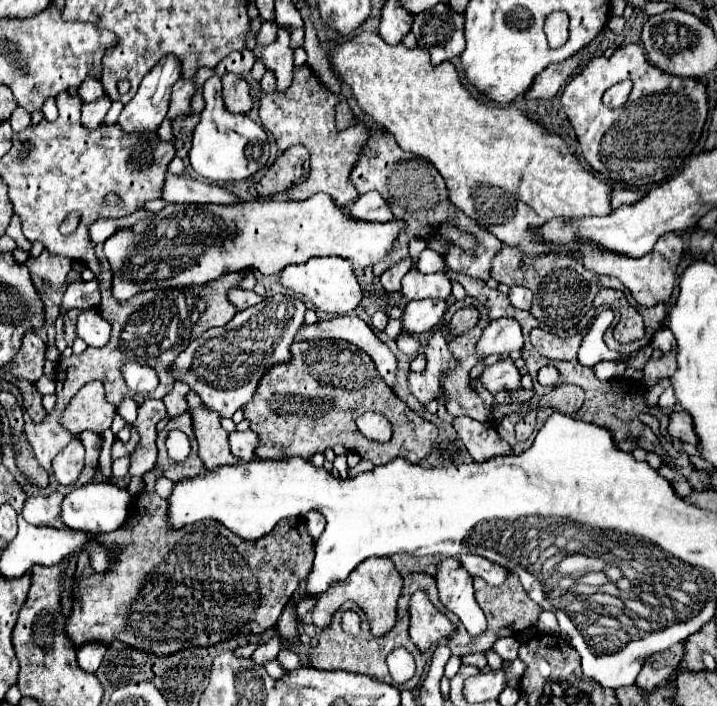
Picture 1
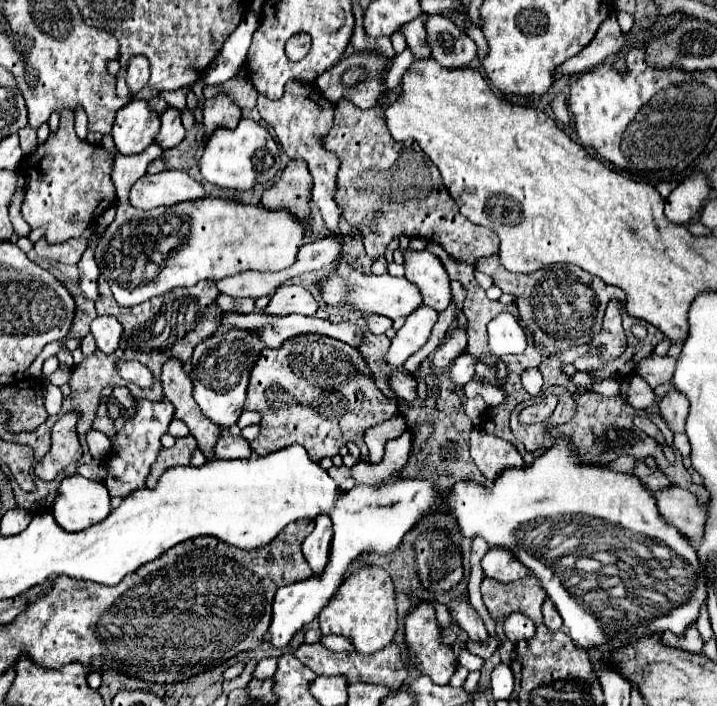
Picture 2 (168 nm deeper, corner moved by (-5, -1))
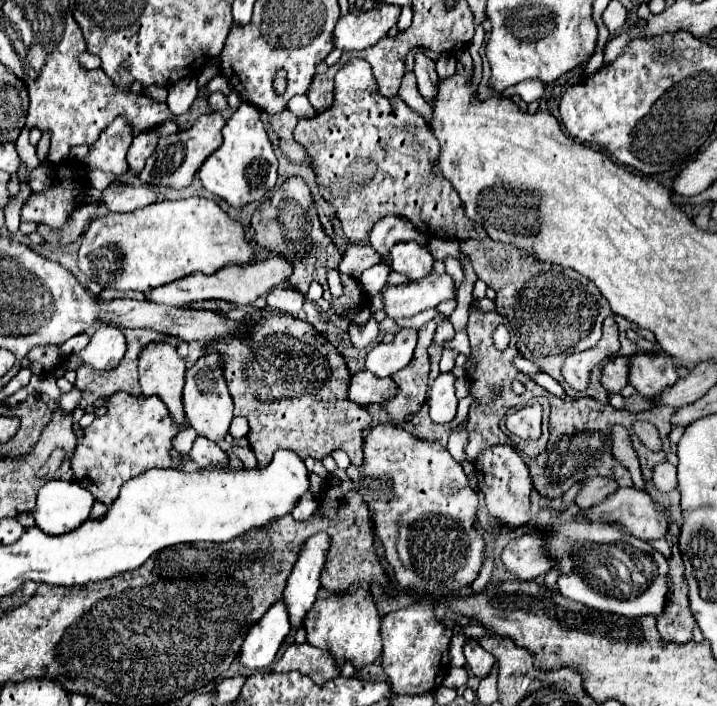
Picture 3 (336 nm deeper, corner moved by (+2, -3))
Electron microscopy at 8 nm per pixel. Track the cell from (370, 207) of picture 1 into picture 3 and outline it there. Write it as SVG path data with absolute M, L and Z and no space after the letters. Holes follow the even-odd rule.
M274 254L268 260L260 260L248 266L224 266L224 270L216 270L216 274L188 274L188 278L180 278L168 286L158 286L150 290L146 300L168 306L186 306L196 300L226 300L232 304L252 304L256 298L268 294L274 286L284 284L292 274L292 262Z

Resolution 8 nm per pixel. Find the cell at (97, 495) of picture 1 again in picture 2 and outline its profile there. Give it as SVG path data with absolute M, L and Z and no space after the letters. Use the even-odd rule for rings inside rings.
M79 474L61 482L59 496L53 504L53 516L67 532L79 532L99 524L111 510L111 496L105 484Z

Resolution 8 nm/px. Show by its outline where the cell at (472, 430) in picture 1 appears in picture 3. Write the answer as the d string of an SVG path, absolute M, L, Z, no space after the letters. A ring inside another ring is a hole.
M506 444L492 446L480 454L474 468L478 472L484 472L484 474L476 474L476 478L478 478L478 488L484 494L486 508L488 508L490 516L500 526L508 526L512 530L528 526L528 522L530 522L530 494L532 494L534 486L532 486L528 466L522 462L522 458L516 454L516 450Z

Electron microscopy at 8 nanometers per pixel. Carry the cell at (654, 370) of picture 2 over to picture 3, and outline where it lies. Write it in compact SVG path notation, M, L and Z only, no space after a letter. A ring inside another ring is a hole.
M616 356L608 364L604 364L600 384L608 394L618 394L628 384L628 358Z

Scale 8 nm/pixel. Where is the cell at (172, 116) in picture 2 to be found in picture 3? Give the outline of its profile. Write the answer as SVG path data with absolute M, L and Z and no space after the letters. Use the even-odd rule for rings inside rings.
M164 122L164 124L158 126L156 130L136 136L134 142L132 142L132 146L130 146L130 150L128 150L128 158L126 158L128 170L134 172L134 174L138 174L138 172L144 168L146 158L154 152L158 138L160 138L160 136L166 136L166 134L172 134L172 132L176 132L176 130L178 130L176 124Z

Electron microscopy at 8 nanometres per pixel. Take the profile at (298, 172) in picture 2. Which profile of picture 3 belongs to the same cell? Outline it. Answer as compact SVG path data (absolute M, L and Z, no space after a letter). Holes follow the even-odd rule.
M298 176L288 178L282 184L282 188L278 188L254 212L254 216L252 216L252 230L254 230L252 240L258 246L264 246L264 248L268 248L272 252L278 252L280 256L292 260L294 274L292 274L292 278L288 278L288 282L294 290L306 292L304 288L308 288L312 280L318 280L324 286L324 300L330 302L330 306L336 310L336 314L340 314L348 308L366 306L368 298L362 292L358 278L352 278L352 276L346 276L346 274L342 276L342 282L348 288L348 300L332 300L330 290L328 290L328 282L326 282L326 270L328 268L338 268L340 258L342 258L342 250L324 234L324 228L322 228L316 212L308 212L312 208L312 204L314 204L314 200L312 200L312 194L310 194L310 188L306 186L306 182ZM308 214L316 216L316 220L308 218Z

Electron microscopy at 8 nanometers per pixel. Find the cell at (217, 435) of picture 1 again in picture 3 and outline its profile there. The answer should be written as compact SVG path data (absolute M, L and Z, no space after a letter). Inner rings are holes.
M150 342L148 346L144 346L144 350L140 352L140 358L138 358L138 376L140 376L140 388L142 388L142 394L144 396L158 396L172 420L176 424L184 424L186 418L184 418L184 408L182 408L182 386L184 386L184 360L178 356L176 352L176 346L174 342Z

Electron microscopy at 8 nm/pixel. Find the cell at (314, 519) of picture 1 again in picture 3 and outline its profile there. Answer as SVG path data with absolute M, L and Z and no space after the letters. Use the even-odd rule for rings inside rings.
M314 534L302 548L302 554L286 582L282 602L288 610L292 630L302 626L302 620L316 600L320 588L320 572L324 568L326 552L330 546L328 534Z

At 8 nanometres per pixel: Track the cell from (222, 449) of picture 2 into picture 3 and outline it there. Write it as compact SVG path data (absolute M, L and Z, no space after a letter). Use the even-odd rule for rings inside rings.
M198 436L192 450L190 460L194 460L200 468L226 468L228 456L220 450L220 446L204 436Z

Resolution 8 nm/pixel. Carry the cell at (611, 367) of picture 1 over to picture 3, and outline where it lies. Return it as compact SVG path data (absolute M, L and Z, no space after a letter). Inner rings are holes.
M538 372L538 374L534 374L534 376L530 376L532 378L532 382L536 382L538 386L542 386L542 388L546 388L548 392L552 392L552 394L556 394L558 398L562 398L562 386L552 378L552 376L548 376L548 374L544 374L544 372Z

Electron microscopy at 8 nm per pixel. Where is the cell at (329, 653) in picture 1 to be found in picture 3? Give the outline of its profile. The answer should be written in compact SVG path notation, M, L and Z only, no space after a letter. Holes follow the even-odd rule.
M290 644L286 654L272 666L272 672L292 672L298 670L310 676L316 684L324 684L336 678L340 672L336 670L336 662L328 650L318 650L310 644Z

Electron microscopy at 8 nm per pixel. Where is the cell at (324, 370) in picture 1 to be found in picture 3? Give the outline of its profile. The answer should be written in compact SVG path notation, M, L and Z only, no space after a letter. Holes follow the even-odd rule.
M268 306L258 312L248 312L246 322L254 322L244 334L236 338L218 338L204 344L204 352L224 354L224 378L228 382L228 390L234 400L234 416L244 416L250 422L250 448L256 454L258 466L268 466L272 454L280 448L288 448L300 458L316 458L328 456L332 450L344 450L350 456L354 466L362 466L362 432L370 428L370 414L348 400L346 390L350 382L350 372L344 358L336 352L336 348L312 330L312 324L284 314L282 310L272 310Z

